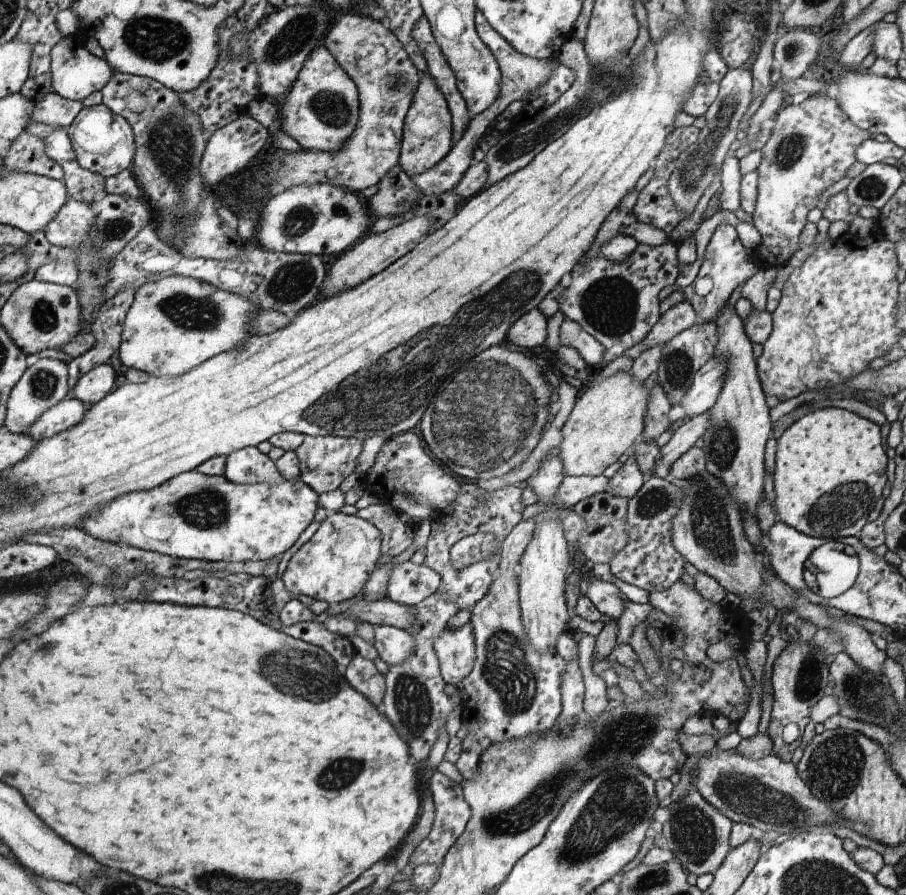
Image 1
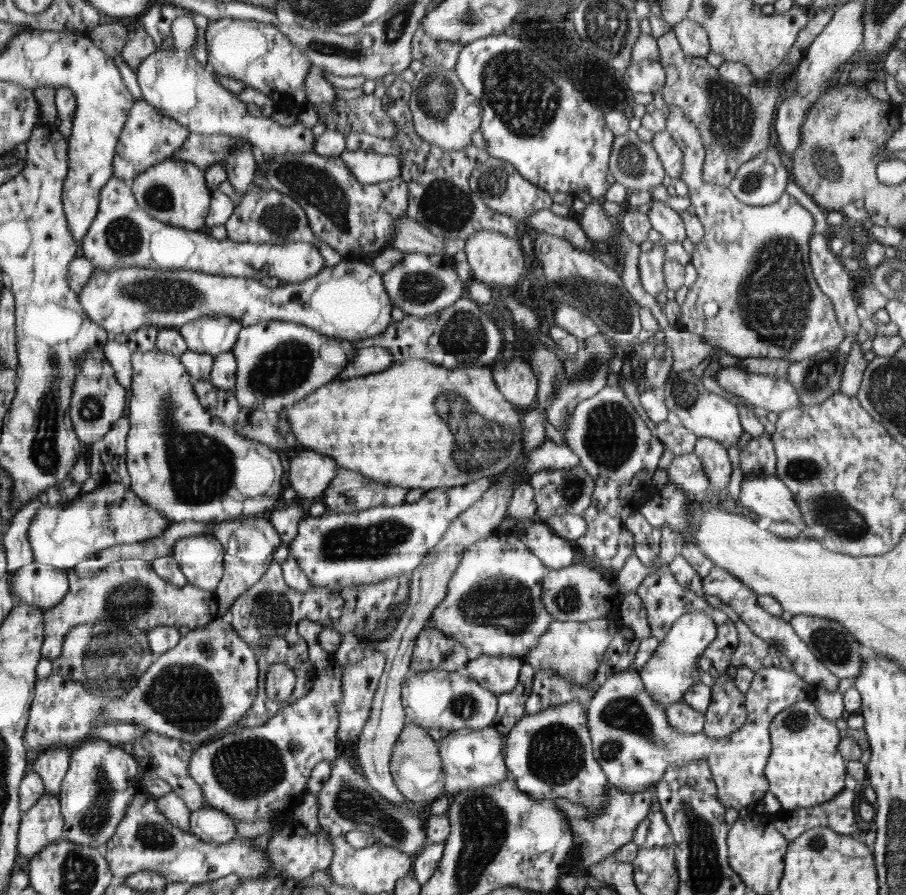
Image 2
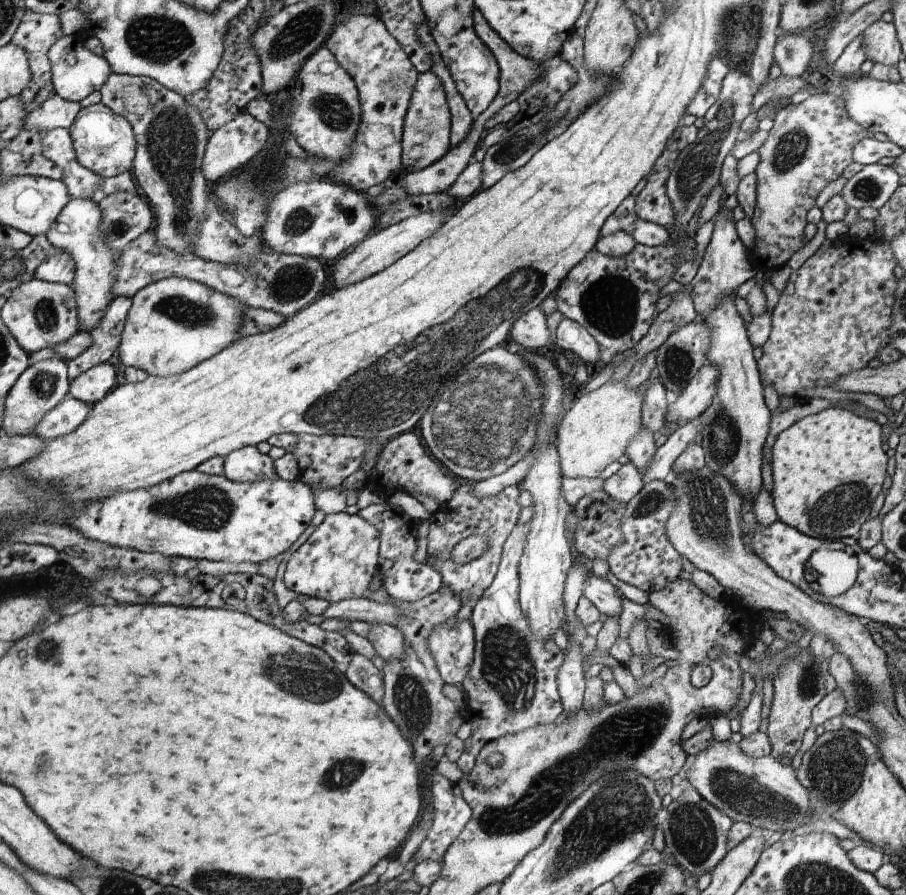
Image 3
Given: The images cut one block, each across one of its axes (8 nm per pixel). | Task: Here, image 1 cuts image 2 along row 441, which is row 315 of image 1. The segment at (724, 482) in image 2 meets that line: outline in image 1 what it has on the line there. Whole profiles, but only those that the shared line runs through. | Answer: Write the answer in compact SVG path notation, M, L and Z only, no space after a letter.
M720 224L716 228L710 244L708 244L704 262L696 276L696 299L692 298L692 305L695 314L698 317L698 322L709 323L713 322L717 313L726 306L731 294L742 284L747 282L754 274L757 274L752 260L738 237L736 228L730 224Z

